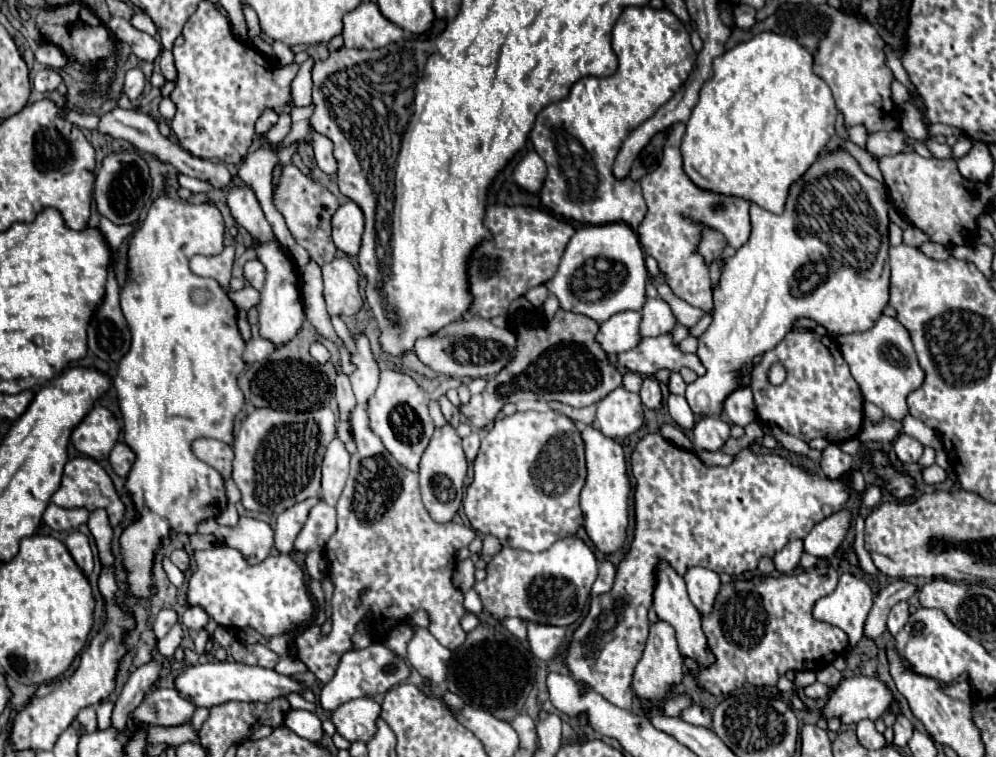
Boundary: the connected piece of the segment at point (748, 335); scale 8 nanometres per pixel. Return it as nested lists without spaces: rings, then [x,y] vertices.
[[[845,146],[823,150],[811,168],[791,184],[783,214],[771,214],[751,202],[751,236],[735,256],[723,260],[723,274],[713,288],[713,320],[699,336],[697,356],[705,366],[705,374],[691,382],[685,392],[695,416],[719,416],[727,396],[751,384],[753,358],[773,350],[789,334],[797,318],[815,320],[833,336],[863,332],[875,324],[889,298],[887,204],[887,188],[867,176]]]

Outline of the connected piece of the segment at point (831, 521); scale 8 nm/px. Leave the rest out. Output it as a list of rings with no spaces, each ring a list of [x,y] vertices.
[[[841,508],[839,512],[831,514],[829,518],[813,526],[813,530],[803,540],[805,552],[817,558],[833,556],[841,546],[841,542],[845,540],[849,526],[851,526],[851,512],[847,508]]]

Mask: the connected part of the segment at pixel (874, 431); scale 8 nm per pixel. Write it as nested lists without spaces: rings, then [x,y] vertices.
[[[865,420],[863,424],[863,430],[861,434],[857,436],[859,442],[893,442],[897,438],[897,434],[901,432],[903,428],[903,422],[901,420],[895,420],[895,422],[885,422],[881,420],[879,424],[871,424],[869,420]]]

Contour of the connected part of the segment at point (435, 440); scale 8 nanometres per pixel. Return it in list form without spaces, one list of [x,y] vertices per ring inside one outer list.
[[[449,424],[435,428],[435,434],[419,462],[419,486],[421,486],[423,504],[435,522],[449,522],[459,510],[461,500],[463,500],[465,474],[467,474],[467,460],[461,448],[459,434]]]

